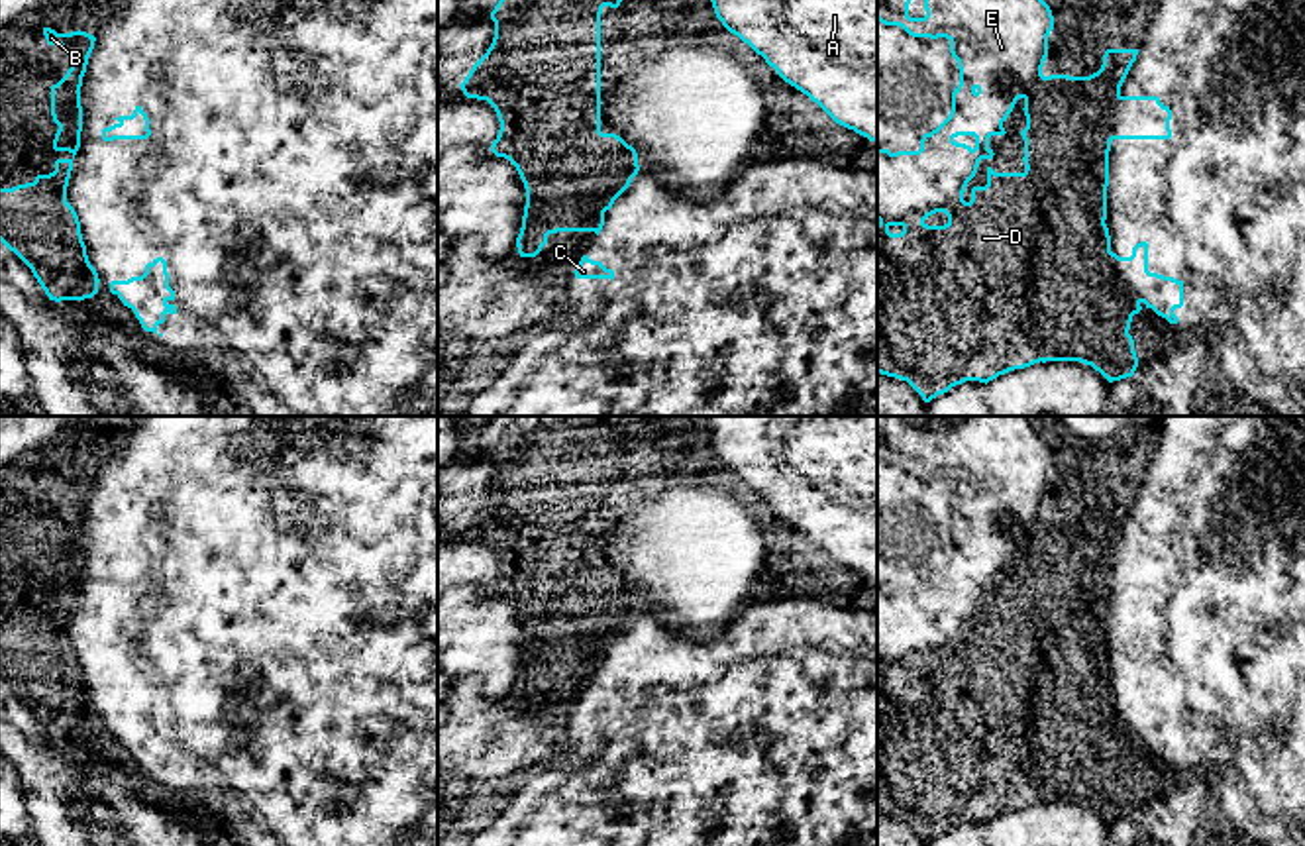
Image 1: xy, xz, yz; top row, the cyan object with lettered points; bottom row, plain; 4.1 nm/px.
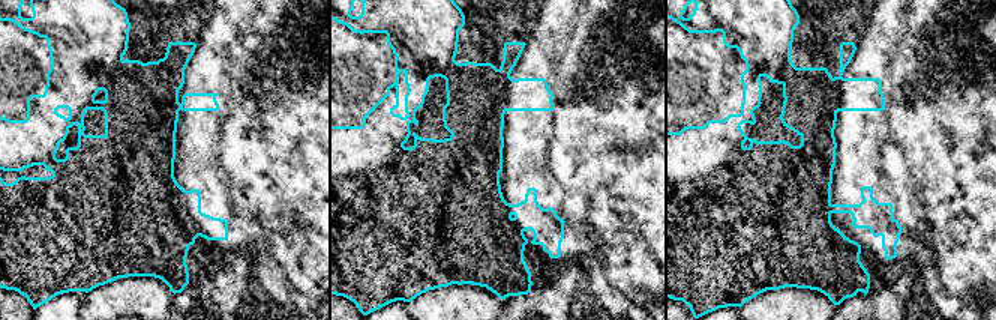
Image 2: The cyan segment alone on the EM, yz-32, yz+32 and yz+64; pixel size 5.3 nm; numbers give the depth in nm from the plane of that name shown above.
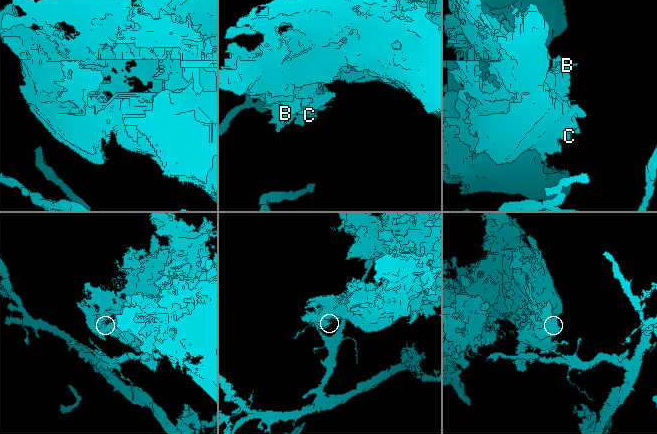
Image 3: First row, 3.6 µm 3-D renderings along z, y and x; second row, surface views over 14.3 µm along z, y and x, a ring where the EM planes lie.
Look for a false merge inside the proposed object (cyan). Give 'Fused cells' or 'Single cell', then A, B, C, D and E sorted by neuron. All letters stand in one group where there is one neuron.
Single cell. Groups: A B C D E

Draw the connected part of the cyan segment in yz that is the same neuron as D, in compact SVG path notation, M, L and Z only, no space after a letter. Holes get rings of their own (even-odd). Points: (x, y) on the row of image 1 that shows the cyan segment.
M877 0L877 20L885 26L899 26L913 37L946 37L950 53L958 61L960 84L952 92L950 116L920 139L918 151L877 149L877 373L907 381L924 402L948 393L966 381L989 383L999 375L1024 369L1046 361L1079 361L1091 365L1109 383L1132 377L1138 367L1134 340L1128 334L1132 316L1152 308L1170 324L1177 324L1175 308L1183 306L1183 281L1148 271L1148 243L1140 241L1132 247L1130 257L1119 257L1111 251L1111 236L1107 220L1107 186L1109 186L1109 151L1113 139L1170 139L1172 110L1158 96L1122 96L1121 86L1136 61L1138 49L1107 49L1103 65L1089 77L1042 75L1048 57L1048 35L1054 29L1054 16L1044 0L924 0L924 18L909 16L911 0ZM1017 100L1024 100L1026 128L1020 132L1024 139L1024 171L995 173L987 167L987 185L971 188L971 200L964 200L967 183L975 177L981 159L993 159L989 147L991 135L1005 135L1003 122L1013 112Z

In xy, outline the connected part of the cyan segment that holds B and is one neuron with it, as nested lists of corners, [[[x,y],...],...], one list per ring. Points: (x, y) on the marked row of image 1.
[[[43,27],[49,45],[73,57],[67,75],[51,86],[51,116],[59,126],[53,149],[69,151],[55,171],[33,183],[0,188],[0,241],[33,273],[49,300],[84,300],[98,292],[75,208],[67,202],[73,159],[80,147],[80,86],[96,37],[86,31],[57,33]]]

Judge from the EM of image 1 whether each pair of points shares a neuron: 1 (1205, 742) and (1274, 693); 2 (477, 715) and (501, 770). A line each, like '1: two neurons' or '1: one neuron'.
1: two neurons
2: one neuron

